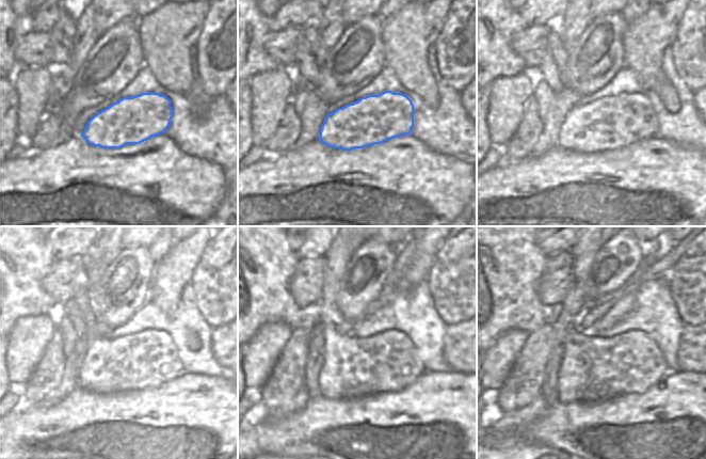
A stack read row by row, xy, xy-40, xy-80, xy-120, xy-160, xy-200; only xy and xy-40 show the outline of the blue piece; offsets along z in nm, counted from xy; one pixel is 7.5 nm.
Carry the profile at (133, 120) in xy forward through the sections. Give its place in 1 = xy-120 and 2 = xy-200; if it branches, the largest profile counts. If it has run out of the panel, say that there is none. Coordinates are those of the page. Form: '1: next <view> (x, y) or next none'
1: next xy-120 (148, 359)
2: next xy-200 (593, 368)

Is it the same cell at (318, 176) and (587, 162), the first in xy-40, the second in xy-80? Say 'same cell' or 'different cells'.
same cell

